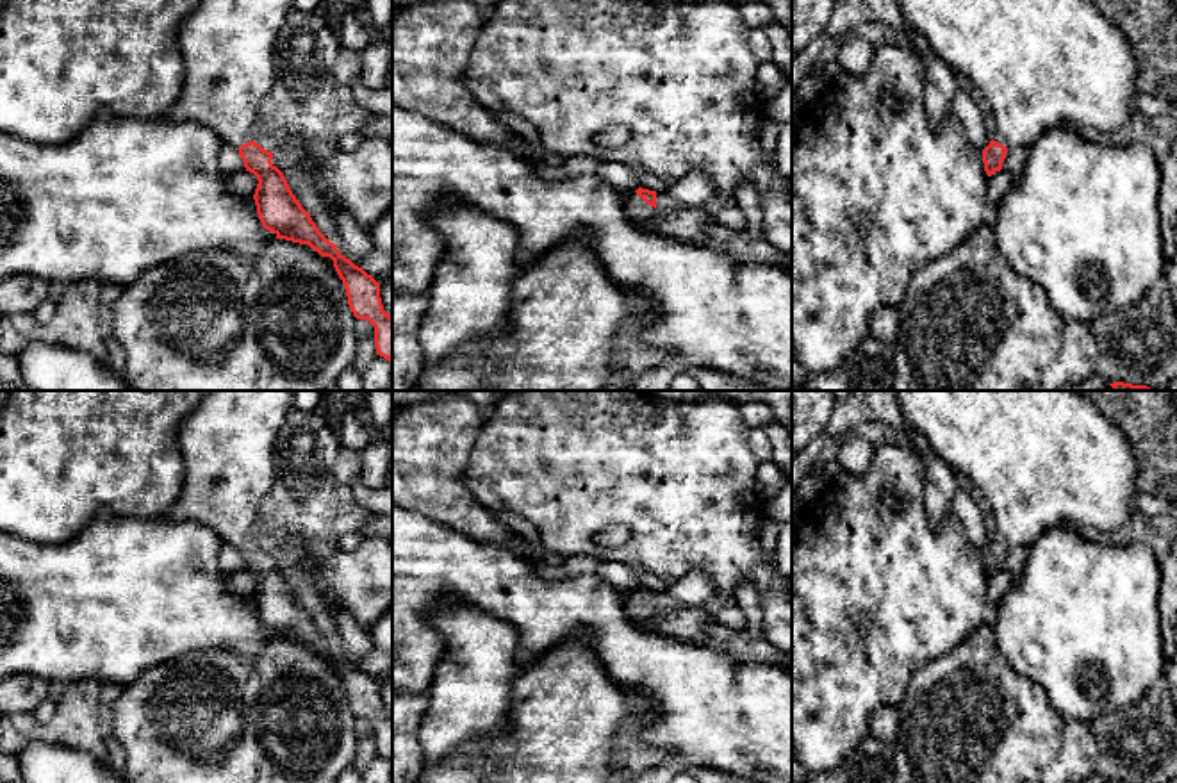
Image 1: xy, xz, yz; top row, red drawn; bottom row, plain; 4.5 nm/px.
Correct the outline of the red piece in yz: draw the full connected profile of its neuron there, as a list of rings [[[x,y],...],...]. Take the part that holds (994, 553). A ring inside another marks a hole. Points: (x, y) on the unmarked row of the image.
[[[893,391],[908,426],[920,432],[934,453],[977,483],[990,501],[997,535],[983,549],[984,571],[1002,569],[1006,553],[1031,546],[1054,526],[1091,526],[1100,533],[1131,523],[1138,512],[1136,460],[1124,432],[1082,391]]]

